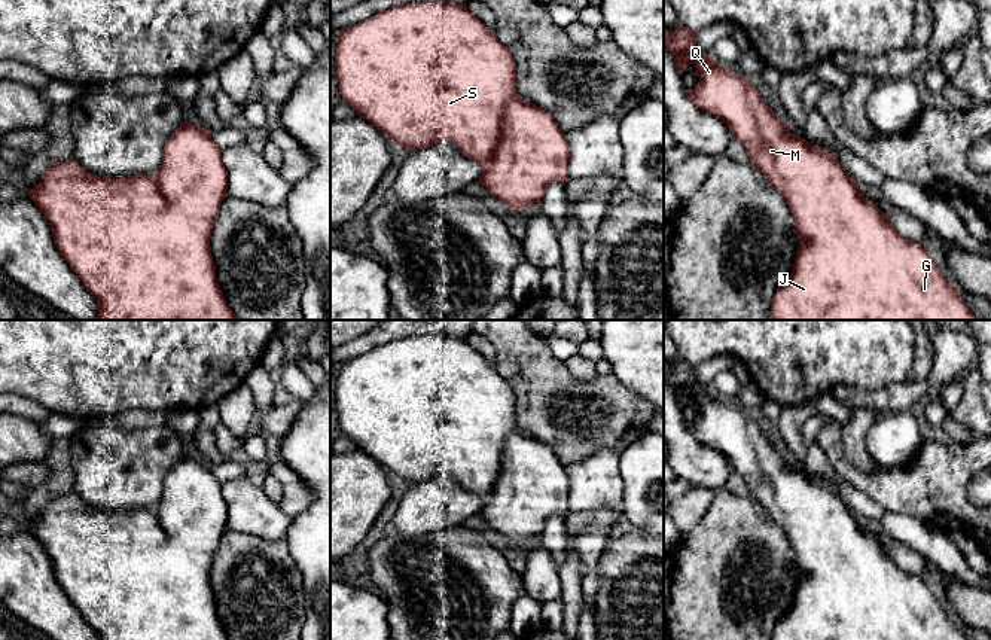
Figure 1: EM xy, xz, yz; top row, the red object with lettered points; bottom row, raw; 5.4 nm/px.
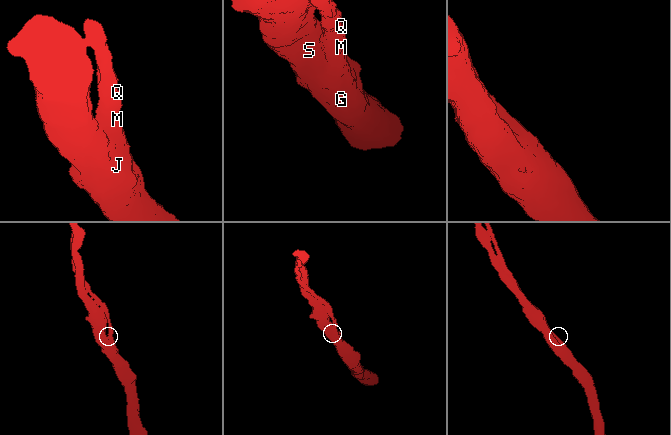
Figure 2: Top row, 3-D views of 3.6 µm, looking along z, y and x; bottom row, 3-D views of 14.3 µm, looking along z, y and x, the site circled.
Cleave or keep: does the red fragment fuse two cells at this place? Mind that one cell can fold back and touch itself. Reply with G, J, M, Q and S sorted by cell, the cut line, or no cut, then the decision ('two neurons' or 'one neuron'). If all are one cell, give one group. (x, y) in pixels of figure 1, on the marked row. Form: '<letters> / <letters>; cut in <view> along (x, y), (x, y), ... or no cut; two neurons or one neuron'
G J M Q S; no cut; one neuron

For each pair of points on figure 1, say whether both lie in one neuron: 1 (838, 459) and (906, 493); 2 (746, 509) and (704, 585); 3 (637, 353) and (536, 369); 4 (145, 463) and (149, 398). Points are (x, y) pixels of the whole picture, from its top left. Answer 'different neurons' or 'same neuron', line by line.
1: same neuron
2: same neuron
3: different neurons
4: different neurons

